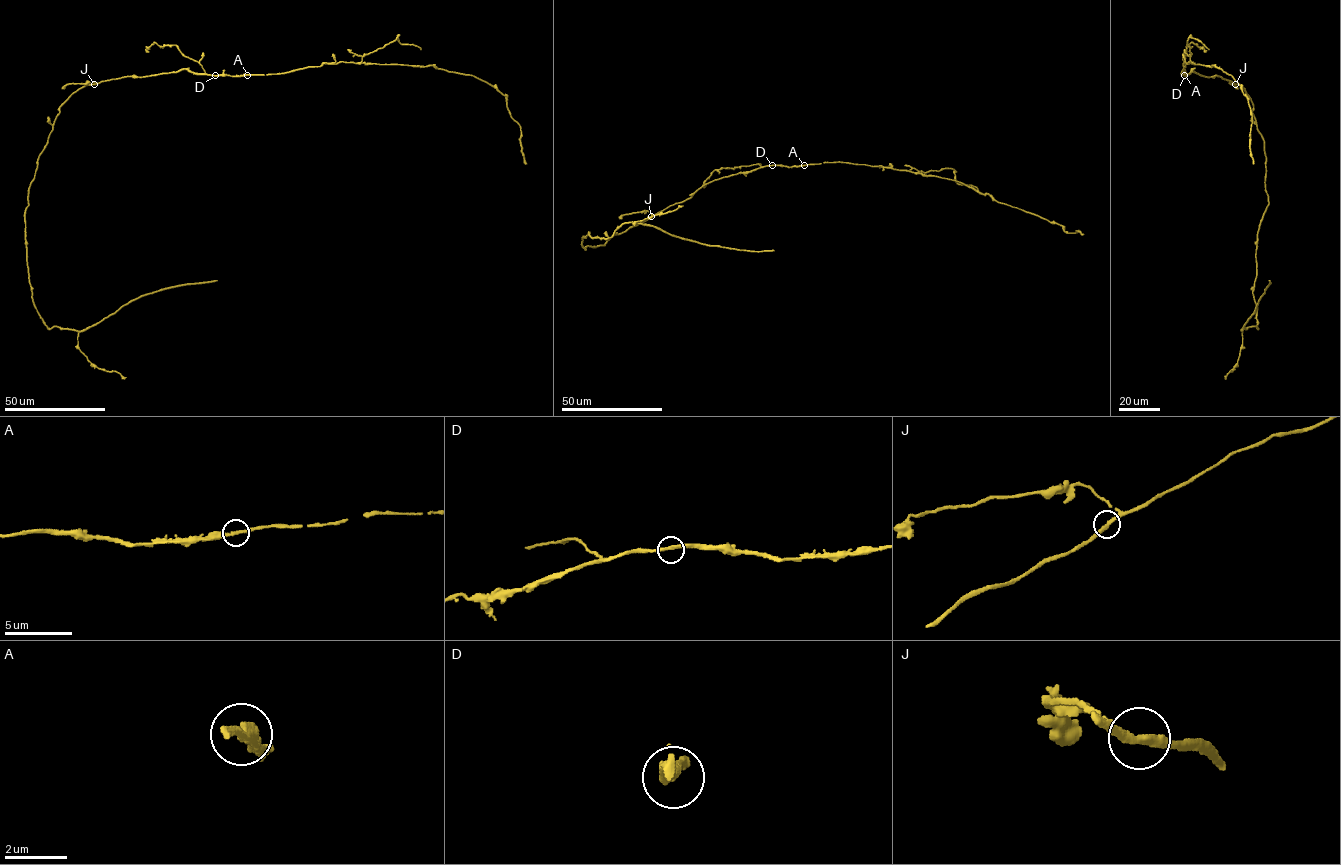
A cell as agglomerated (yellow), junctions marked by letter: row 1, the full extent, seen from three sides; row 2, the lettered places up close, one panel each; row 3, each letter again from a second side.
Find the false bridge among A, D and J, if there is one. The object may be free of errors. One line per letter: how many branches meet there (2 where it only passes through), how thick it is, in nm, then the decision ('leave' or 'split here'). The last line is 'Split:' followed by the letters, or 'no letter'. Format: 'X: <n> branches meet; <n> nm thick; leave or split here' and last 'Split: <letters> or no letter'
A: 2 branches meet; 240 nm thick; leave
D: 2 branches meet; 240 nm thick; leave
J: 2 branches meet; 280 nm thick; leave
Split: no letter

